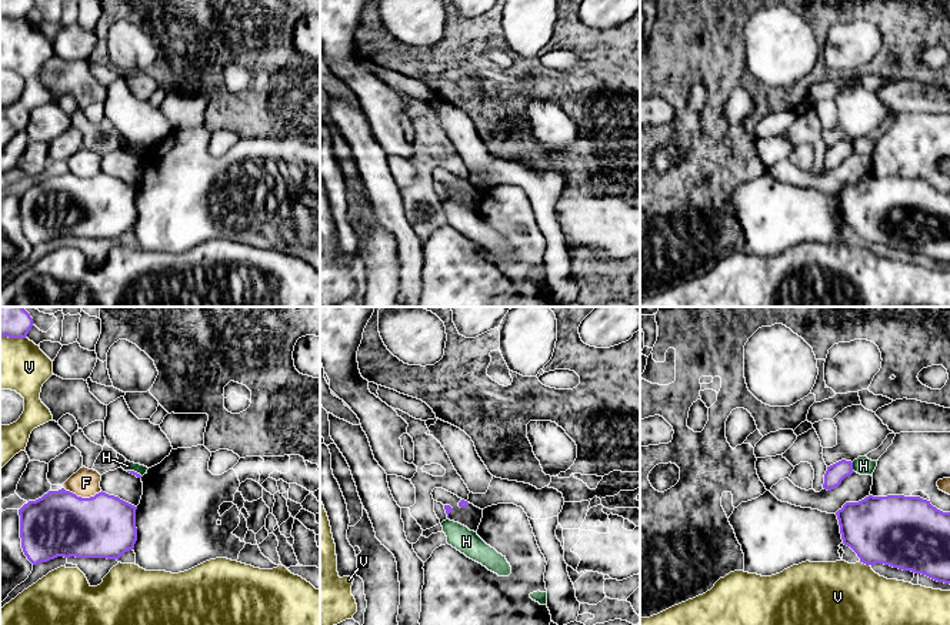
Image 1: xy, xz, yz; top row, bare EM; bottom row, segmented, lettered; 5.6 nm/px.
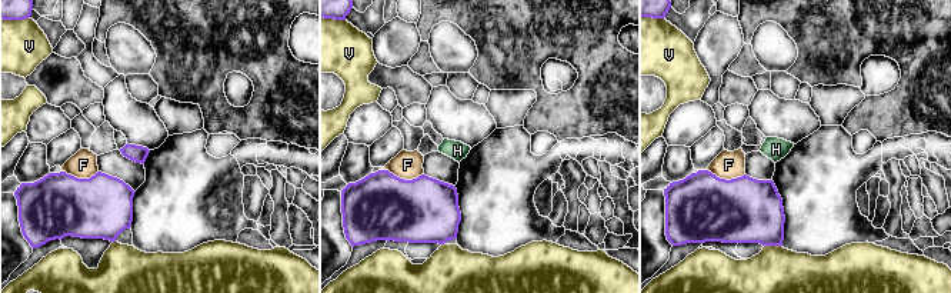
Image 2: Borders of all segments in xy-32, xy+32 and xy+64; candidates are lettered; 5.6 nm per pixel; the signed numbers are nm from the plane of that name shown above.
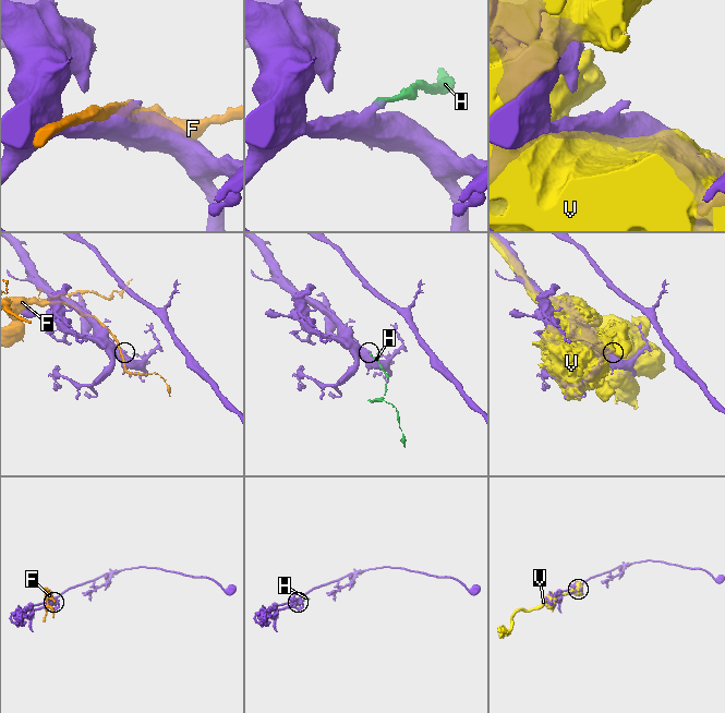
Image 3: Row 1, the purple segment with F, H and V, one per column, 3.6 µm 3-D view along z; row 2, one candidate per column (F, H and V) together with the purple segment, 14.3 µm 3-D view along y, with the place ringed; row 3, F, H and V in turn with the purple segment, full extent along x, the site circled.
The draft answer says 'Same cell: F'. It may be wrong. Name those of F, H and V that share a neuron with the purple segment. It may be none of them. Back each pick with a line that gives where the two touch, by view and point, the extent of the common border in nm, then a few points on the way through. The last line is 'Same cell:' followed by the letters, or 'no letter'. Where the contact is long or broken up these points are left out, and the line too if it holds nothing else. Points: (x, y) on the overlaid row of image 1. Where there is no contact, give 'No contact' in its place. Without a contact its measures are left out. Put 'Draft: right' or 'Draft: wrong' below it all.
Same cell: no letter
Draft: wrong

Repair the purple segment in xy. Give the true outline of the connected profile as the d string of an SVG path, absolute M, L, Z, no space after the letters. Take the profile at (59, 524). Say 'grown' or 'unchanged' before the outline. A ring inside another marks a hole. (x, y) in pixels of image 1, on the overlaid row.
unchanged; M64 488L49 491L19 509L23 552L33 565L57 557L119 561L137 541L136 509L137 507L103 491L90 498L77 497Z

